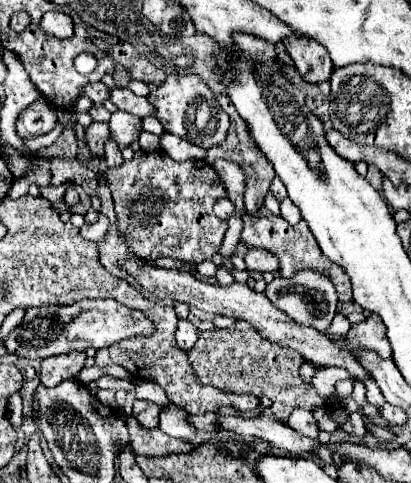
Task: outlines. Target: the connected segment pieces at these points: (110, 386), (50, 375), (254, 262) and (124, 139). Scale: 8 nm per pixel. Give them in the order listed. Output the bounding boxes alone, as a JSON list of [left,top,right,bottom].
[[94,374,134,392],[40,352,86,388],[244,248,280,272],[108,110,142,146]]

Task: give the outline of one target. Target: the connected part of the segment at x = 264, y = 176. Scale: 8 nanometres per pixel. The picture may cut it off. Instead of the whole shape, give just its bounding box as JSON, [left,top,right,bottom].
[206,96,276,216]

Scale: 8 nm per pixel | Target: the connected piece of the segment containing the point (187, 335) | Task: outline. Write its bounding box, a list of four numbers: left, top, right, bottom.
[176,320,198,350]

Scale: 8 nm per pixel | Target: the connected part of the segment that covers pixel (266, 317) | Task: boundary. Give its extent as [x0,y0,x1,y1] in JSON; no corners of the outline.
[120,260,372,382]

